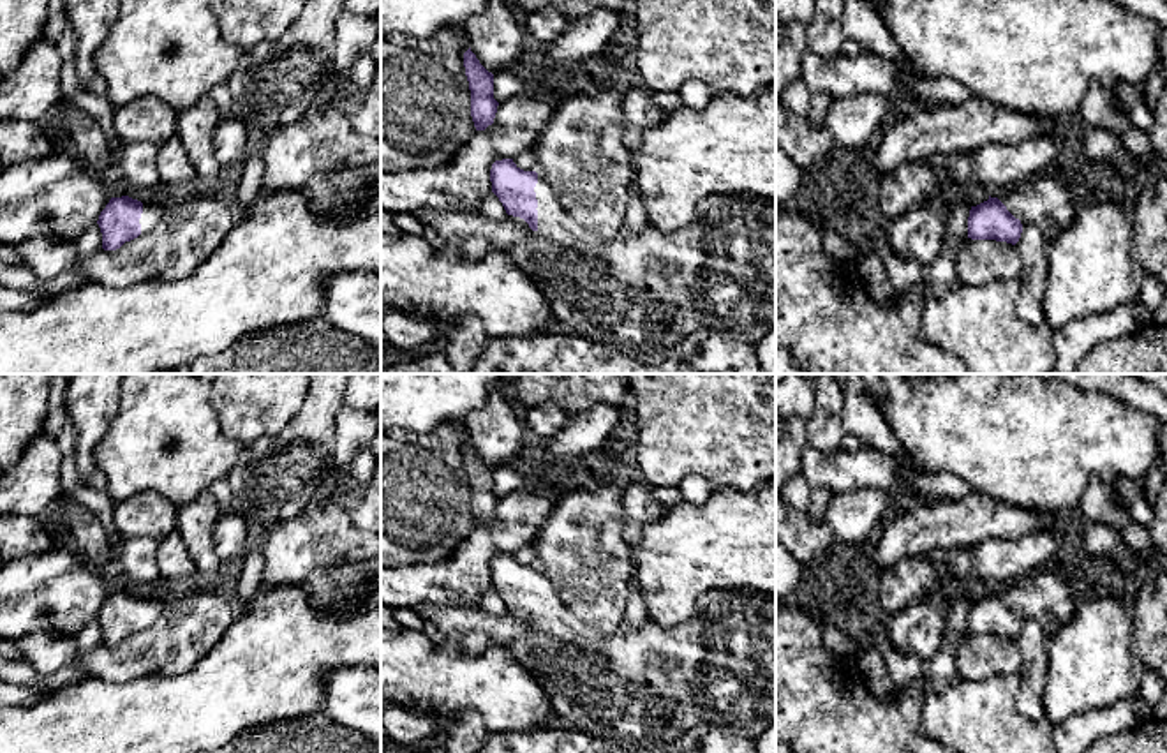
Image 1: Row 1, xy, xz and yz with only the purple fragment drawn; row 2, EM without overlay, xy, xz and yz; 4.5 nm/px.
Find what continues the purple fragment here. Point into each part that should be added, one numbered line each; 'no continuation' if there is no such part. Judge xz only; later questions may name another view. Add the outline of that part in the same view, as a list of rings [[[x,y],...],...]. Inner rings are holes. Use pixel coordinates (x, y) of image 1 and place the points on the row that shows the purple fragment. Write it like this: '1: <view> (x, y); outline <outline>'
1: xz (644, 293); outline [[[539,175],[534,192],[538,229],[532,231],[524,219],[508,215],[527,233],[508,254],[536,282],[559,330],[612,346],[643,363],[659,363],[673,346],[698,330],[712,330],[754,347],[776,328],[776,201],[754,194],[716,194],[700,203],[693,224],[675,233],[647,224],[635,235],[619,233],[603,240],[562,208]]]

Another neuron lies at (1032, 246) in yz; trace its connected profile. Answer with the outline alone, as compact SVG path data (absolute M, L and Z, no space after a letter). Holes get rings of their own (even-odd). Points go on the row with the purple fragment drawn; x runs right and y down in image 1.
M1035 224L1022 226L1019 242L1015 243L1024 265L1021 275L1021 294L1015 303L1015 312L1028 324L1045 323L1042 310L1042 294L1047 280L1047 238Z

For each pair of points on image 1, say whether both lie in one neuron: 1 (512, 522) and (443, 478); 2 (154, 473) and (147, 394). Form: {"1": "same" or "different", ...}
{"1": "different", "2": "same"}

